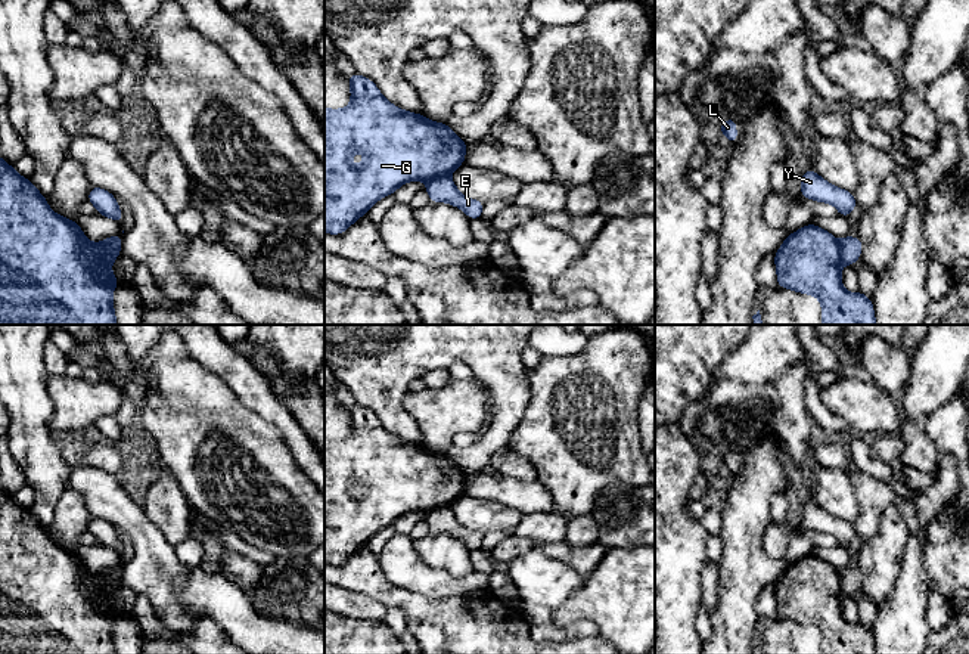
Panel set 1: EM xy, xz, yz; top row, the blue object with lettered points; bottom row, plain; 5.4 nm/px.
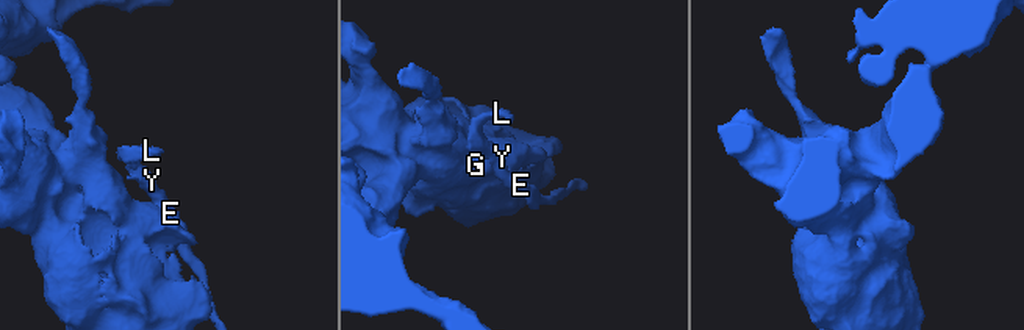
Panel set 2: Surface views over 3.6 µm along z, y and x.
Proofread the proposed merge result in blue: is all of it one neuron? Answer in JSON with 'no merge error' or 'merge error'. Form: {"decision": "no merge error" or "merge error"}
{"decision": "merge error"}

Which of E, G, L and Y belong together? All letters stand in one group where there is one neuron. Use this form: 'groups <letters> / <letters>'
groups E L Y / G

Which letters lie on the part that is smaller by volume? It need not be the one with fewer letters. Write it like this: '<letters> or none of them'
E, L, Y

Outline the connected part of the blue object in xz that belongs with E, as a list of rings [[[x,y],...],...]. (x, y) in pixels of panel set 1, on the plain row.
[[[448,506],[426,511],[425,520],[431,533],[448,533],[463,540],[470,551],[482,548],[484,533],[463,527]]]

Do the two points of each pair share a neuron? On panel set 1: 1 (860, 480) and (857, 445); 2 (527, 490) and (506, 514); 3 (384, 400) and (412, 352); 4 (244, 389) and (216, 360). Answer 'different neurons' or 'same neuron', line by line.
1: different neurons
2: different neurons
3: same neuron
4: same neuron

